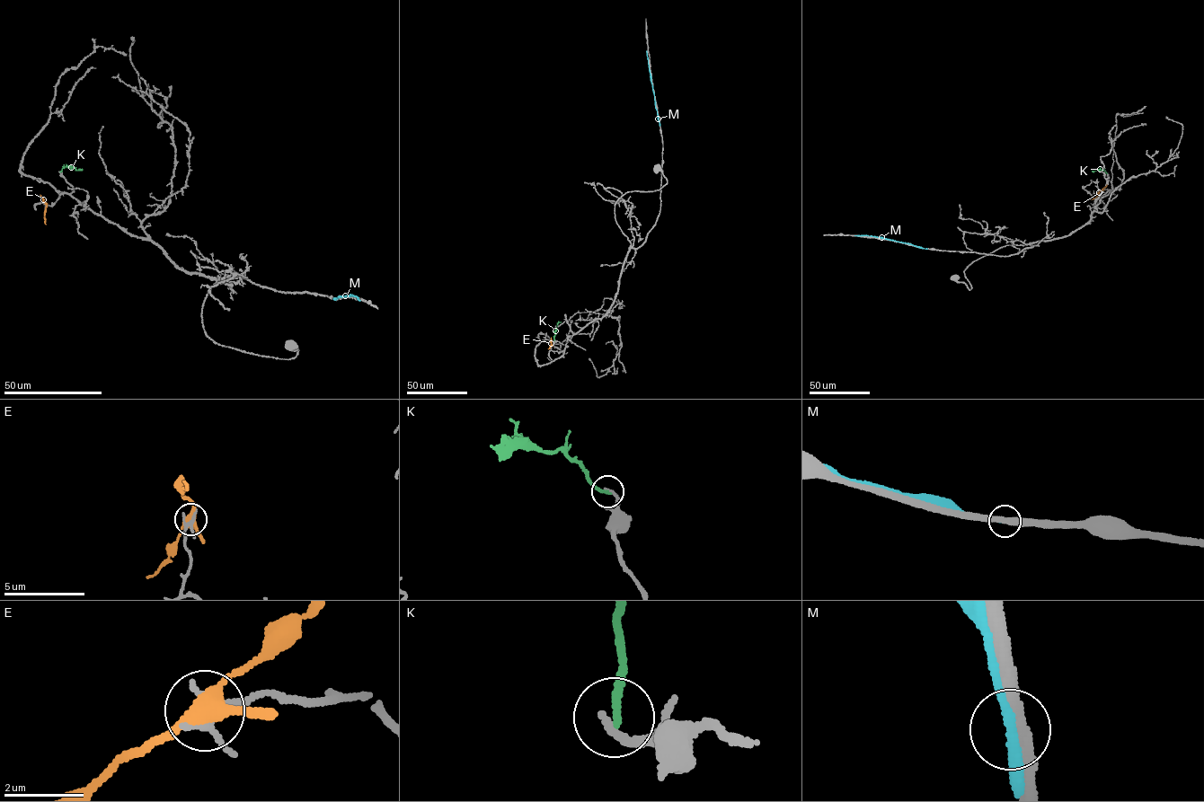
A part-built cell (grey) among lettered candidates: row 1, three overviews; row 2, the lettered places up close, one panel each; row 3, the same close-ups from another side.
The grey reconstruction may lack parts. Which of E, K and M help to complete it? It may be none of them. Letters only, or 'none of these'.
none of these

